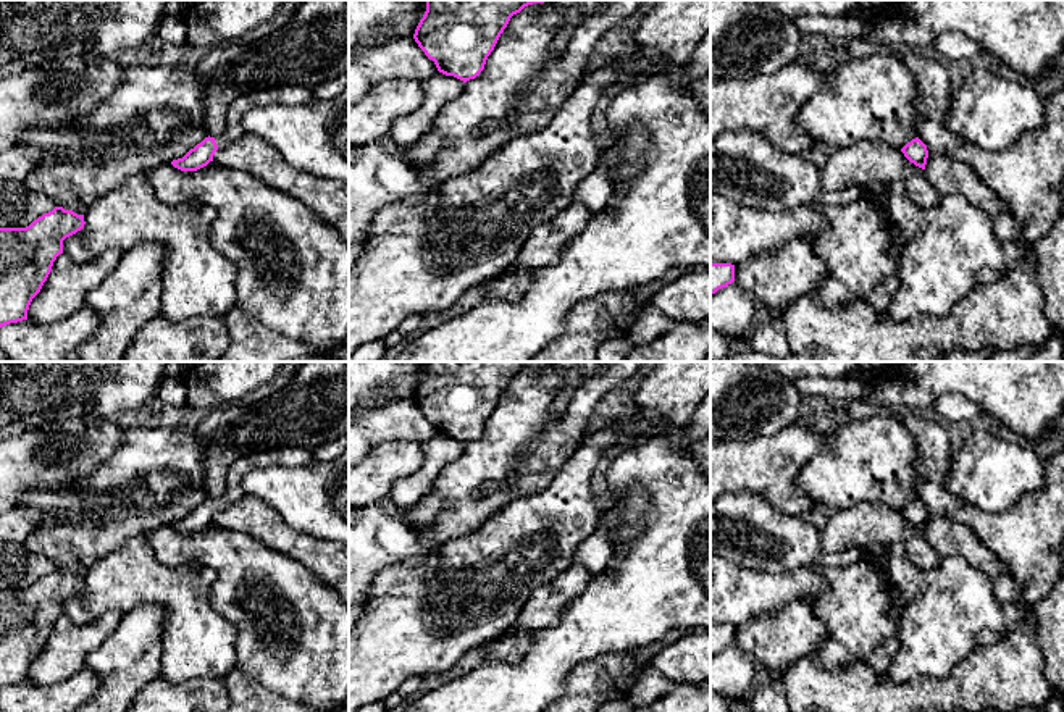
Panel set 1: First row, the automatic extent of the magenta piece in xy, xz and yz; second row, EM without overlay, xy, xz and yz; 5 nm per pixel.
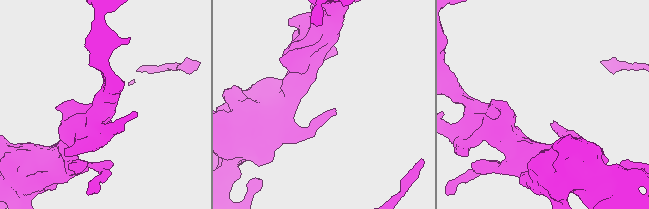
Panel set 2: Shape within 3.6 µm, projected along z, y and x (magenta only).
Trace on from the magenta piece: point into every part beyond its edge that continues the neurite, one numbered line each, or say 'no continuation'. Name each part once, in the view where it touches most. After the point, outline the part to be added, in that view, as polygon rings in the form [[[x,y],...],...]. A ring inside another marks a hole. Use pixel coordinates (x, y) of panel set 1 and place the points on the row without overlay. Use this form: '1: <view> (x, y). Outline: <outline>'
1: xy (289, 456). Outline: [[[284,446],[276,449],[258,449],[244,457],[239,457],[228,471],[224,494],[215,499],[218,510],[231,505],[244,496],[242,478],[257,468],[266,468],[273,465],[281,467],[300,467],[315,462],[313,450]]]

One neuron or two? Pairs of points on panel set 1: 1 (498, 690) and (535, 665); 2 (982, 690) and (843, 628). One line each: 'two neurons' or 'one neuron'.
1: one neuron
2: two neurons

